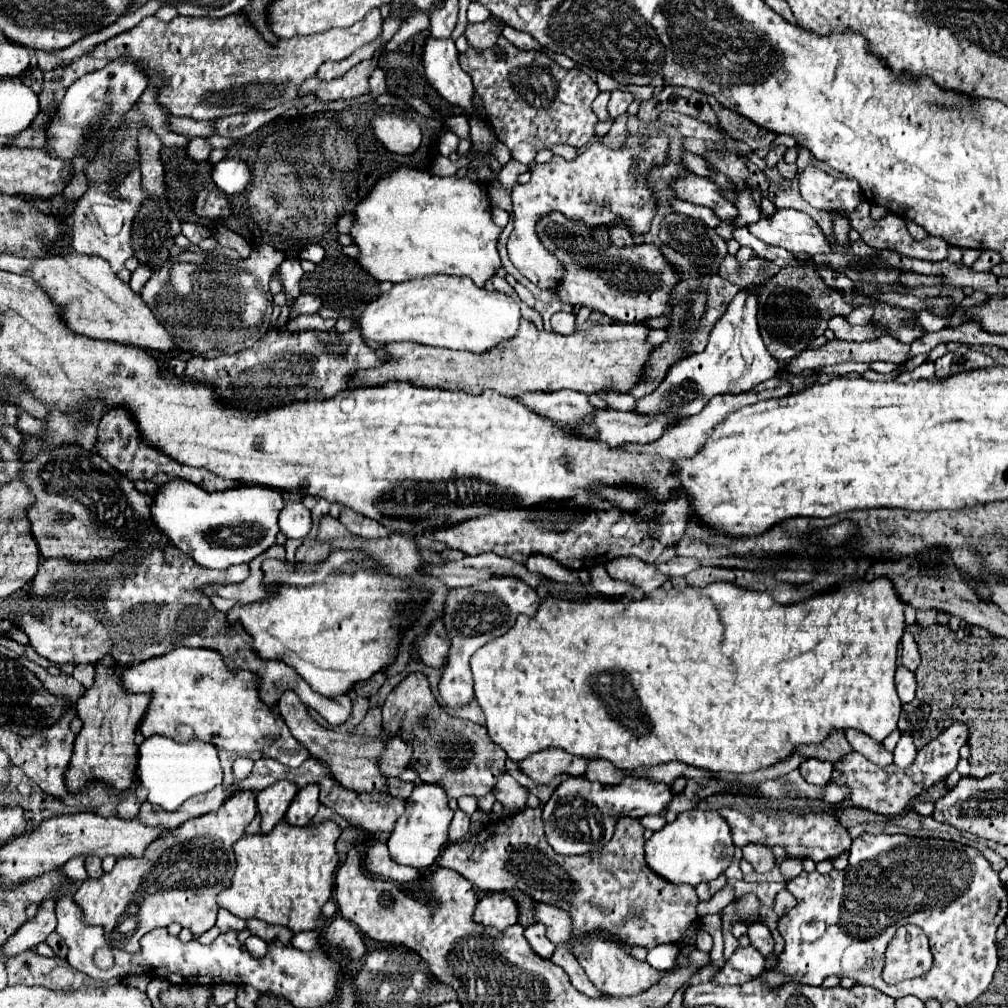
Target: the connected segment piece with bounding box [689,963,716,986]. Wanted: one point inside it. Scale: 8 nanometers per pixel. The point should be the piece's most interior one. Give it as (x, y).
(705, 973)

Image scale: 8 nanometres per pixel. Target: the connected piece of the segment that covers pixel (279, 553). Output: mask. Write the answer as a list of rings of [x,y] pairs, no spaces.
[[[274,544],[263,554],[256,557],[253,562],[249,562],[251,574],[241,584],[223,584],[223,586],[221,584],[209,584],[209,586],[203,586],[203,592],[209,596],[213,608],[217,608],[219,612],[227,612],[235,604],[249,604],[249,602],[263,600],[265,588],[261,584],[261,580],[263,580],[261,564],[263,560],[268,558],[287,560],[284,546]]]

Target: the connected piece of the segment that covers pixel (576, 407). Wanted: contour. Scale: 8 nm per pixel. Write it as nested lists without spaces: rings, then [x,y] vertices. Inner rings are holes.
[[[573,390],[551,394],[523,394],[519,400],[531,410],[537,410],[537,414],[545,414],[547,418],[561,424],[587,424],[587,420],[593,420],[595,414],[589,398]]]

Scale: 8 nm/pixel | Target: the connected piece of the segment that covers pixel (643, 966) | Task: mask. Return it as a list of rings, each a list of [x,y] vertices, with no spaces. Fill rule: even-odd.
[[[589,934],[581,940],[575,942],[573,946],[573,956],[589,976],[589,980],[607,996],[635,996],[645,992],[653,982],[659,982],[665,974],[659,970],[653,970],[647,962],[635,960],[621,942],[615,938],[605,938],[599,934]]]

